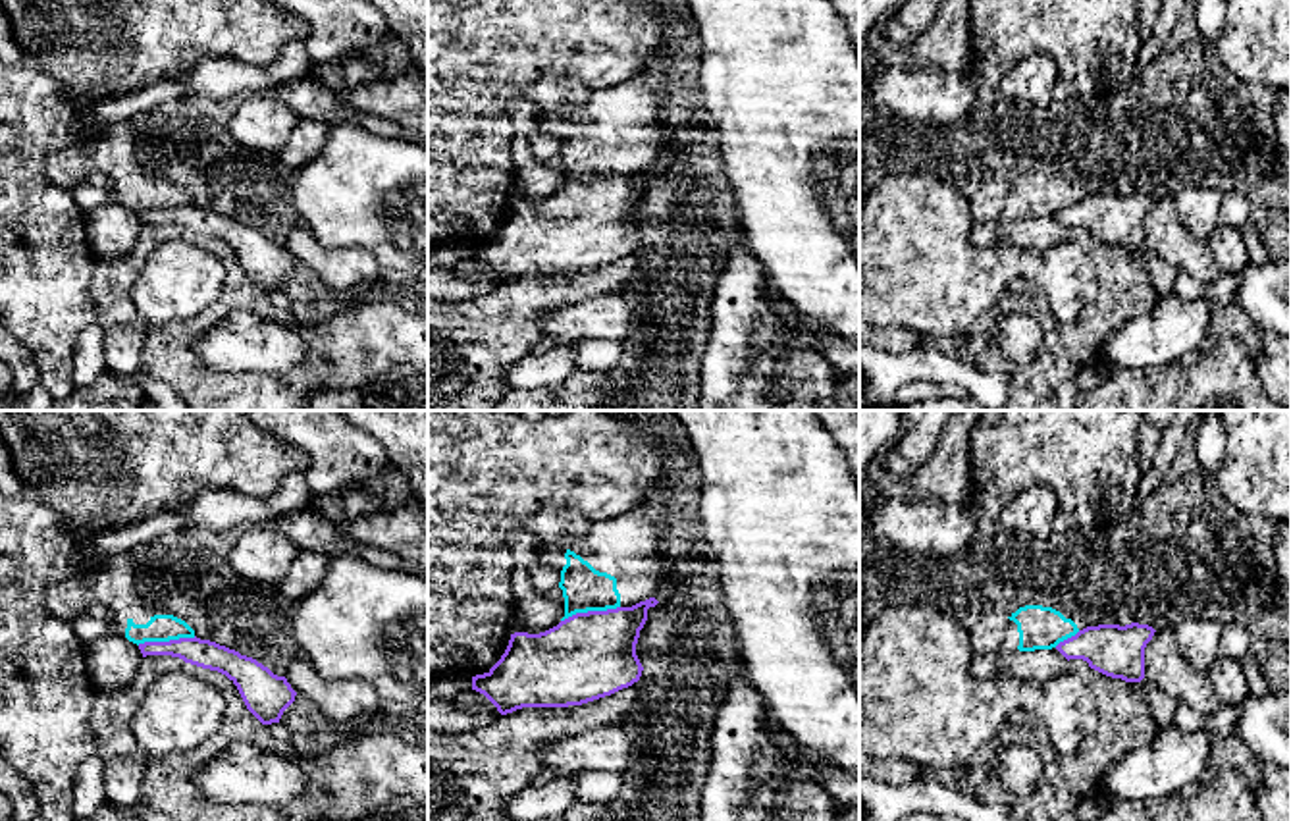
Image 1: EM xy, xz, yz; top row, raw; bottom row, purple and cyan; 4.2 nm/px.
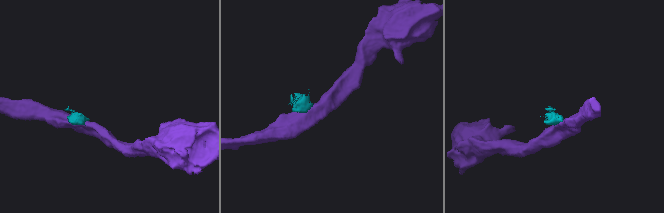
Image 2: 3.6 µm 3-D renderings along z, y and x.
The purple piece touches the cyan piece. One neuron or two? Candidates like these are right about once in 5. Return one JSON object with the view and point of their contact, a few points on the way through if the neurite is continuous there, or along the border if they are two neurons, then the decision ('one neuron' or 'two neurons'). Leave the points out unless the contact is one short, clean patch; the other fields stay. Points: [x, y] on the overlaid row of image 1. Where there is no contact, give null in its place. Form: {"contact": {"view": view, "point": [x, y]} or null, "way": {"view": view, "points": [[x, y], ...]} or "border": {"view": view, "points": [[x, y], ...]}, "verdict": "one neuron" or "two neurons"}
{"contact": {"view": "xz", "point": [590, 611]}, "border": {"view": "xz", "points": [[619, 606], [577, 611], [561, 621]]}, "verdict": "two neurons"}

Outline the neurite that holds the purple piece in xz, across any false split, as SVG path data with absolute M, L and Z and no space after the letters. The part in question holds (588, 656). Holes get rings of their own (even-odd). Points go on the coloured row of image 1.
M649 597L632 607L576 613L540 634L514 632L501 659L487 673L472 676L472 690L507 715L522 707L582 705L628 688L642 676L636 644L647 609L657 603Z

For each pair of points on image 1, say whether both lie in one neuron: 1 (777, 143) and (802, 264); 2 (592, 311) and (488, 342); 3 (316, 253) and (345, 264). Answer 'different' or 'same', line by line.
1: same
2: different
3: same

